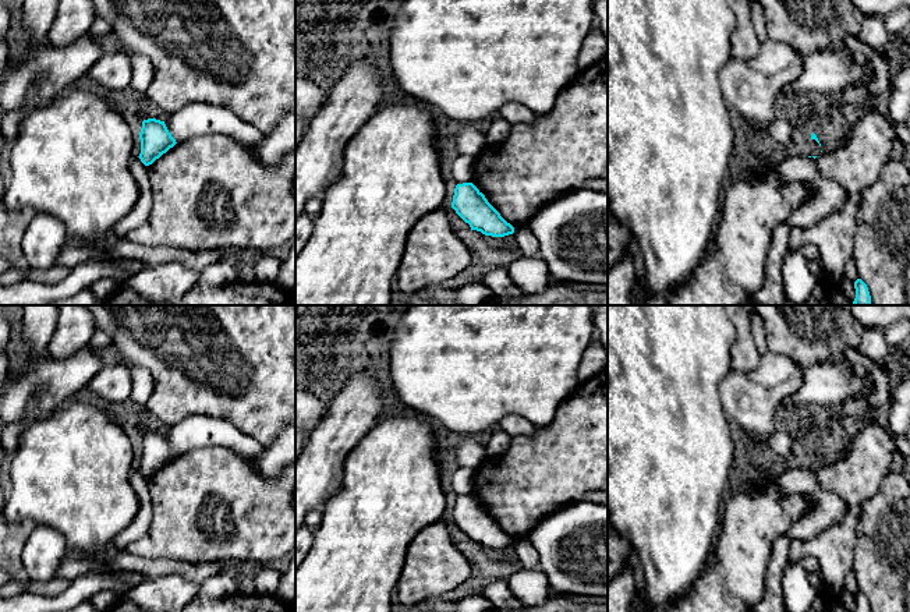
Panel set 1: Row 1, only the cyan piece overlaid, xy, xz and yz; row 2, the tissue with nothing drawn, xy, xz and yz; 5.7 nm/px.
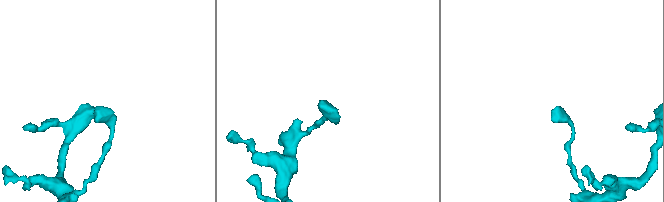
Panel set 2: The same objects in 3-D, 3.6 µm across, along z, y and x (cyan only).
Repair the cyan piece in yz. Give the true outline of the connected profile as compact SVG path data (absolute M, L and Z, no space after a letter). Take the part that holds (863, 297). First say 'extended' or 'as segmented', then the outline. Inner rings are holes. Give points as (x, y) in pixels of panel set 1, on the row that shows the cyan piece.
as segmented | M857 279L854 282L854 289L856 289L856 298L853 304L854 305L871 305L871 296L868 291L868 287L861 279Z

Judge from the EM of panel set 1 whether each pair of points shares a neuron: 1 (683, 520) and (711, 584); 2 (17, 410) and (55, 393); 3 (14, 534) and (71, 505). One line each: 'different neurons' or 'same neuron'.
1: different neurons
2: same neuron
3: different neurons

